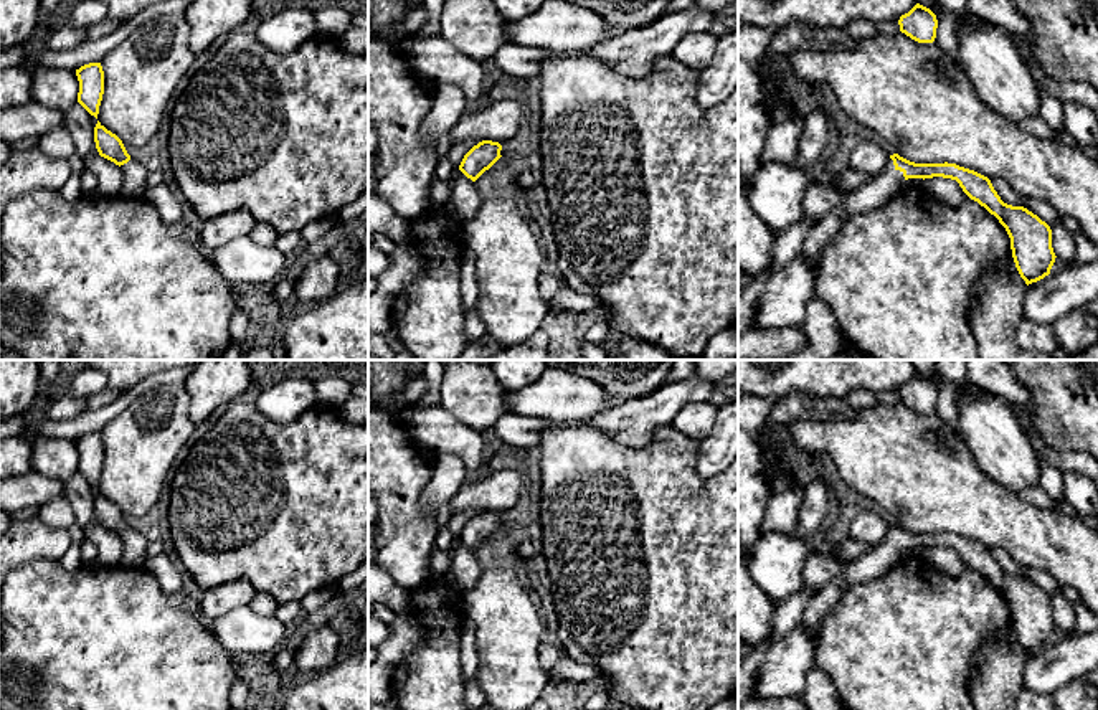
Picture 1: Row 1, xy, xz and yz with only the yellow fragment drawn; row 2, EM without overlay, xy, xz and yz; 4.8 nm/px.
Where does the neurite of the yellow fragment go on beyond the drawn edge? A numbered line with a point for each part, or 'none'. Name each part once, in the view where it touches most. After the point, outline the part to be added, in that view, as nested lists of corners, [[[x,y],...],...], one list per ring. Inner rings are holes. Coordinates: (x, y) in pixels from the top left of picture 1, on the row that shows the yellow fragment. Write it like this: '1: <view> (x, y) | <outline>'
1: yz (872, 195) | [[[888,159],[880,173],[860,188],[849,192],[837,208],[812,226],[806,236],[802,254],[817,269],[817,272],[824,248],[837,234],[844,220],[850,215],[865,213],[883,206],[897,195],[903,180],[903,172],[897,170],[893,160]]]

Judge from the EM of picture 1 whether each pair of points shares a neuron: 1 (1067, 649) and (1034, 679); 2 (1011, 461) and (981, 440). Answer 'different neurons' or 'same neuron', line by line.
1: same neuron
2: same neuron

